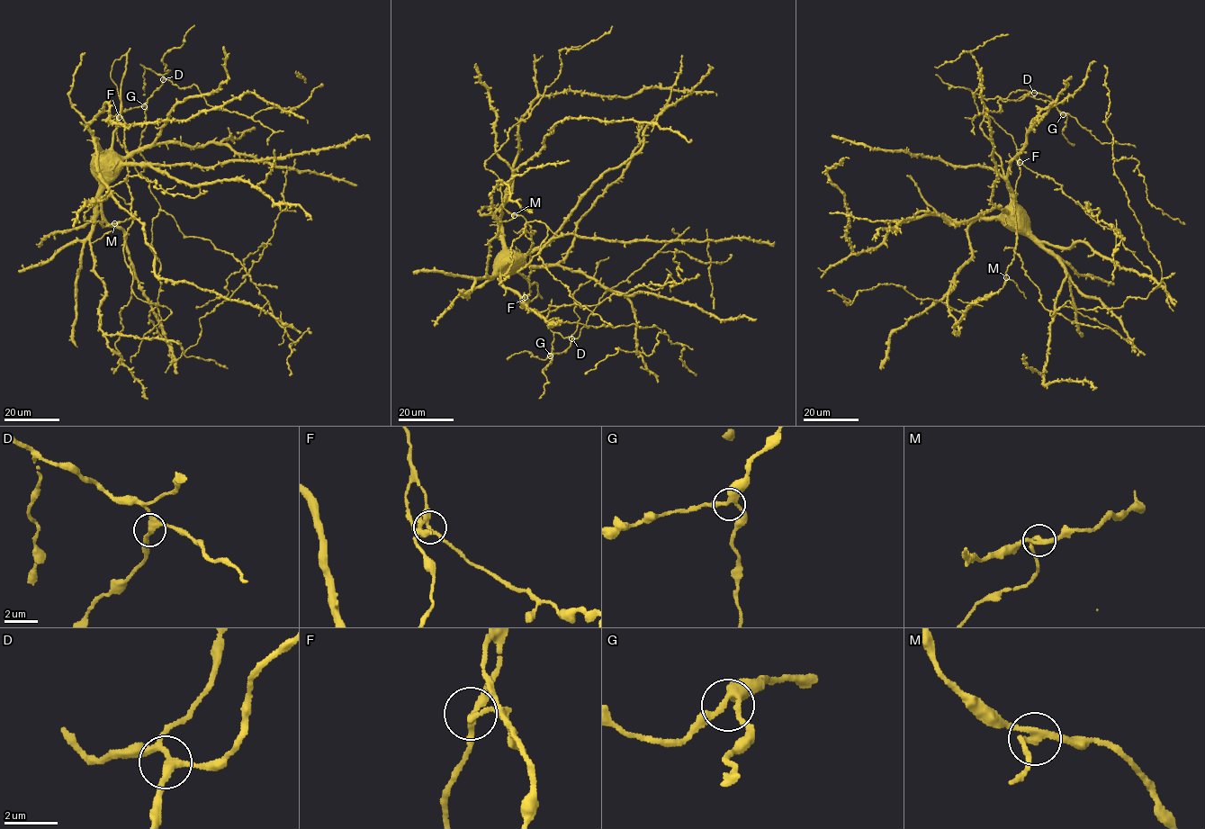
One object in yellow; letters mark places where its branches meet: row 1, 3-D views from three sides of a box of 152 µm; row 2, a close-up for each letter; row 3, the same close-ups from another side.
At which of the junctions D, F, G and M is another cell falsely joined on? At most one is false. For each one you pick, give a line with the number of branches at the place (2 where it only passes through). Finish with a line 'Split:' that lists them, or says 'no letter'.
M: Branches: 3
Split: M

